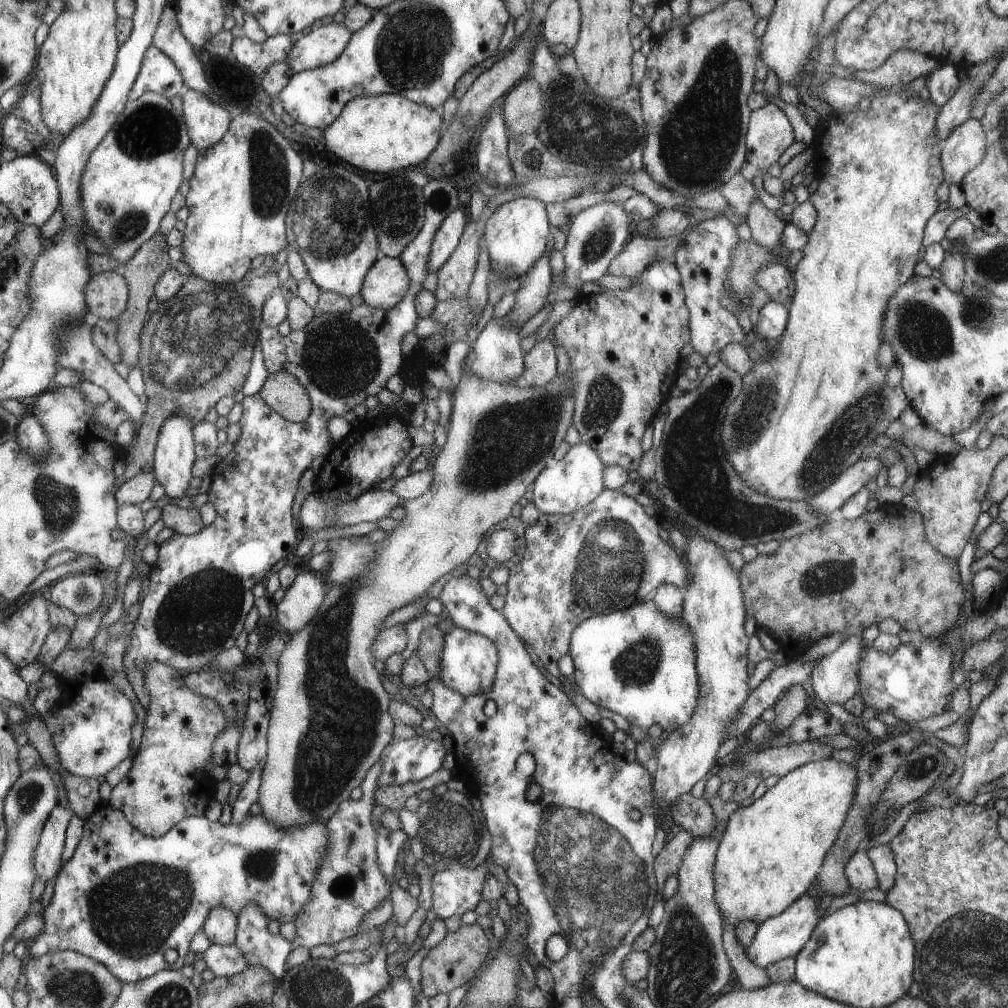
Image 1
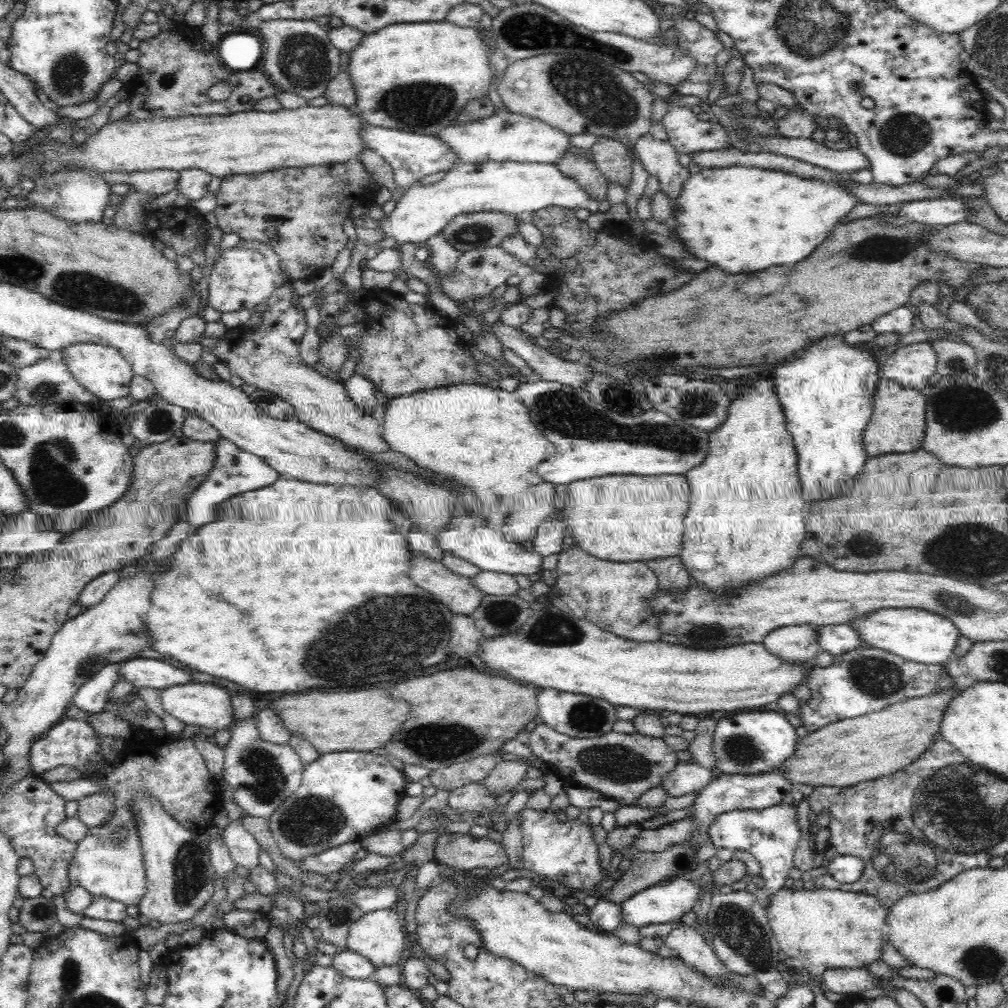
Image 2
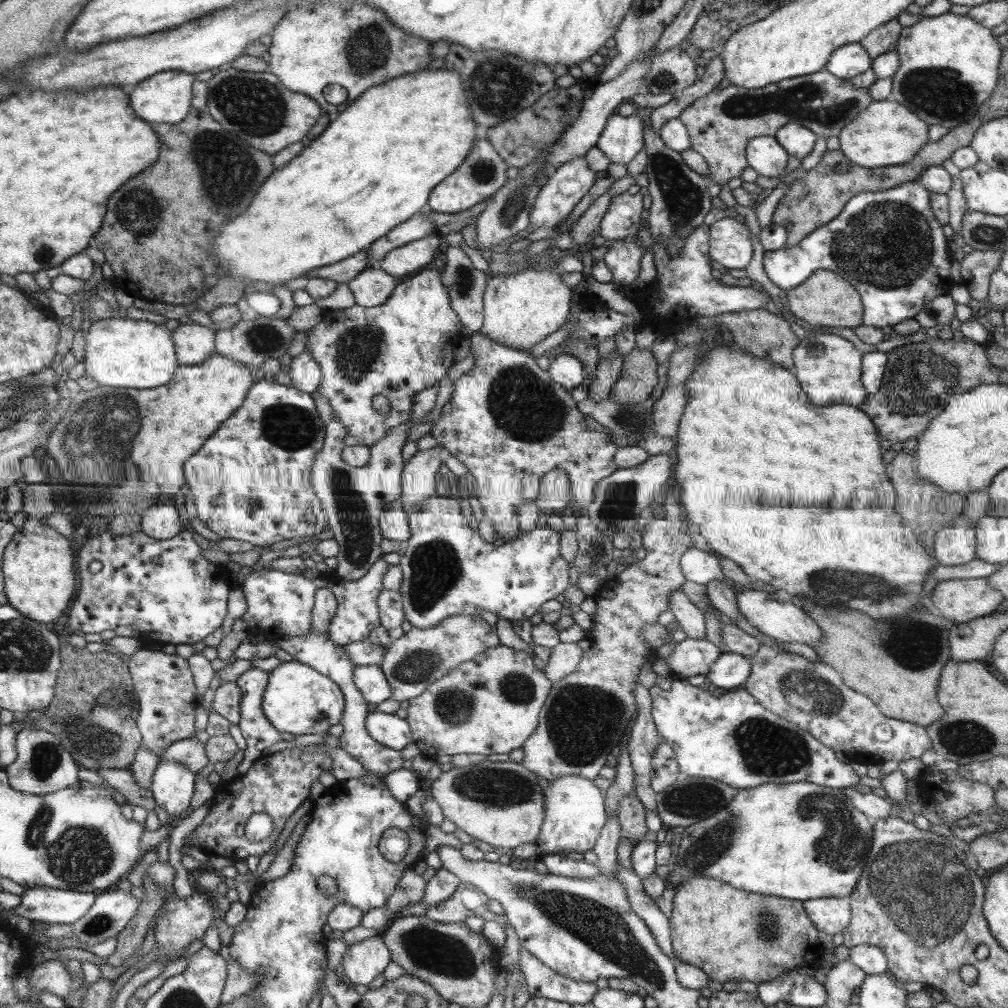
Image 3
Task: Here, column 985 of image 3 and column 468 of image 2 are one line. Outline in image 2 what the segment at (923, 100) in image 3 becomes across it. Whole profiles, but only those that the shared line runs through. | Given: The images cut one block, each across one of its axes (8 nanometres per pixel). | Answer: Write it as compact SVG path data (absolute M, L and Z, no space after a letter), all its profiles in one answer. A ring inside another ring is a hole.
M409 22L388 24L362 38L348 51L347 76L354 83L355 104L366 124L418 135L435 136L463 110L468 100L484 96L492 78L488 60L488 46L476 38L474 26L451 22Z

